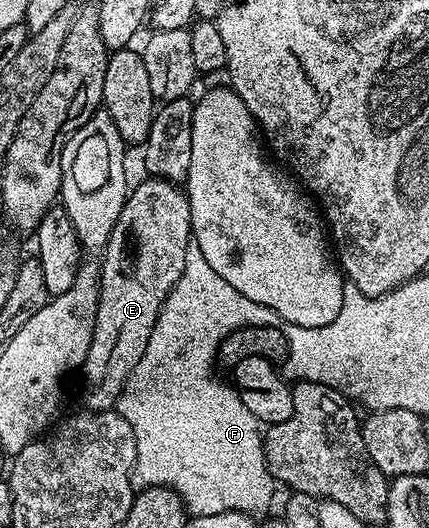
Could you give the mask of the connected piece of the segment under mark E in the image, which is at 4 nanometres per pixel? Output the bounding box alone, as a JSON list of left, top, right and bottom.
[81,177,193,411]

